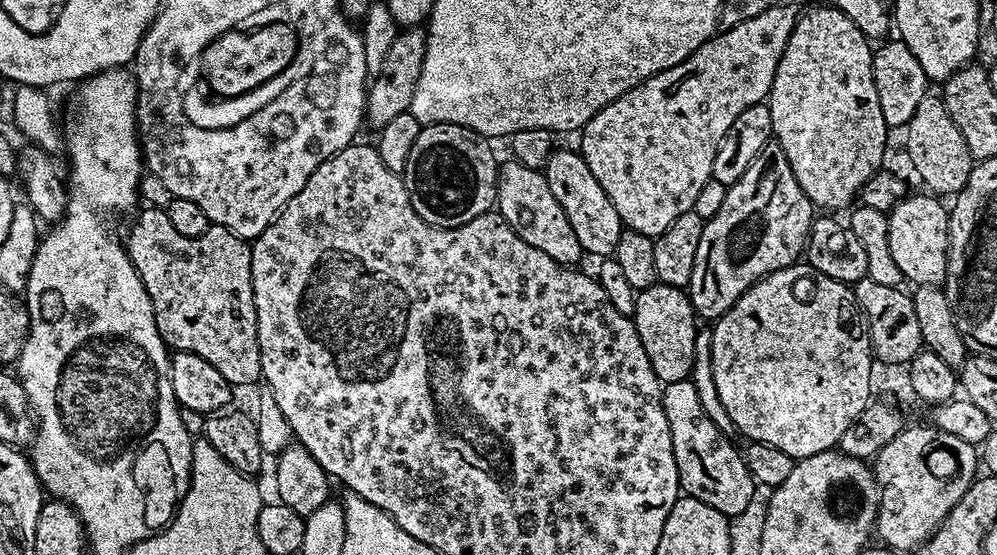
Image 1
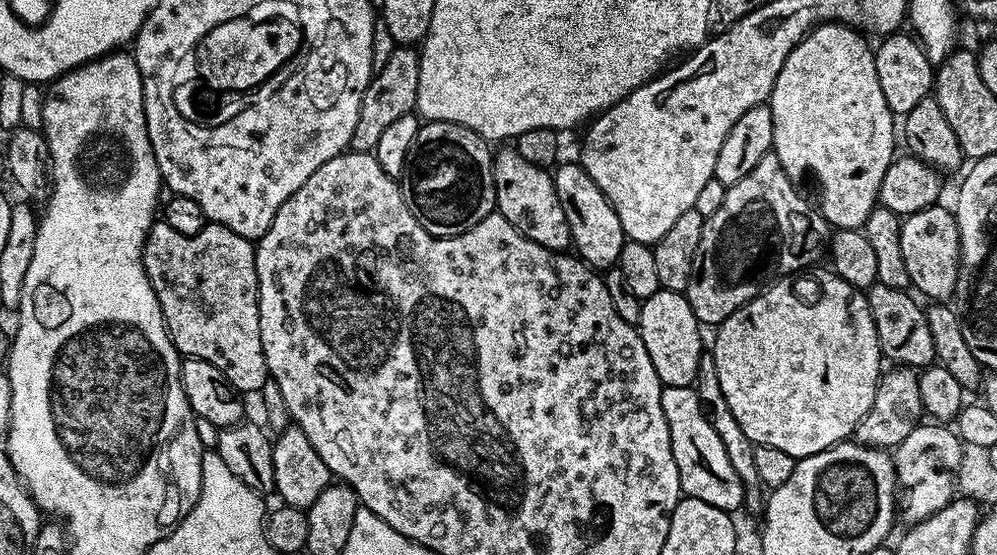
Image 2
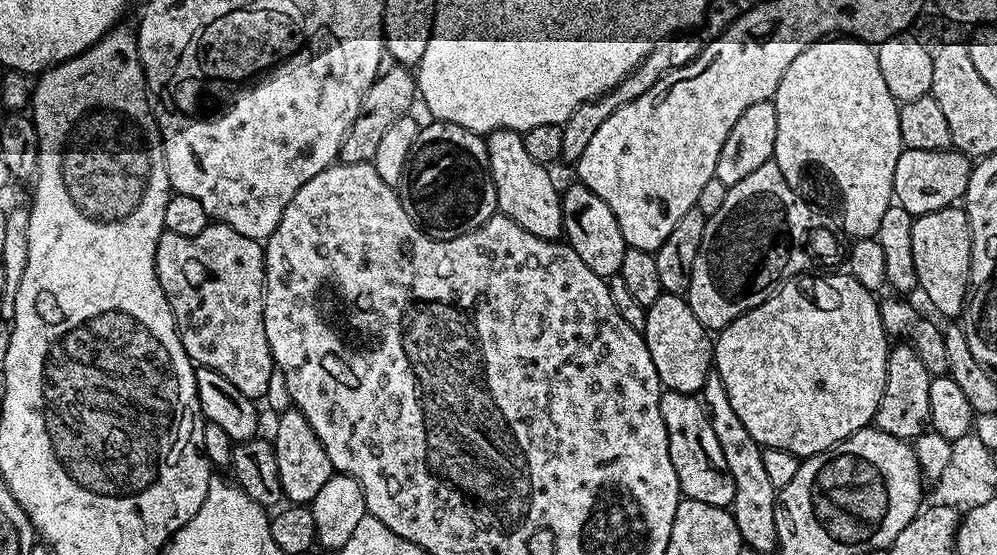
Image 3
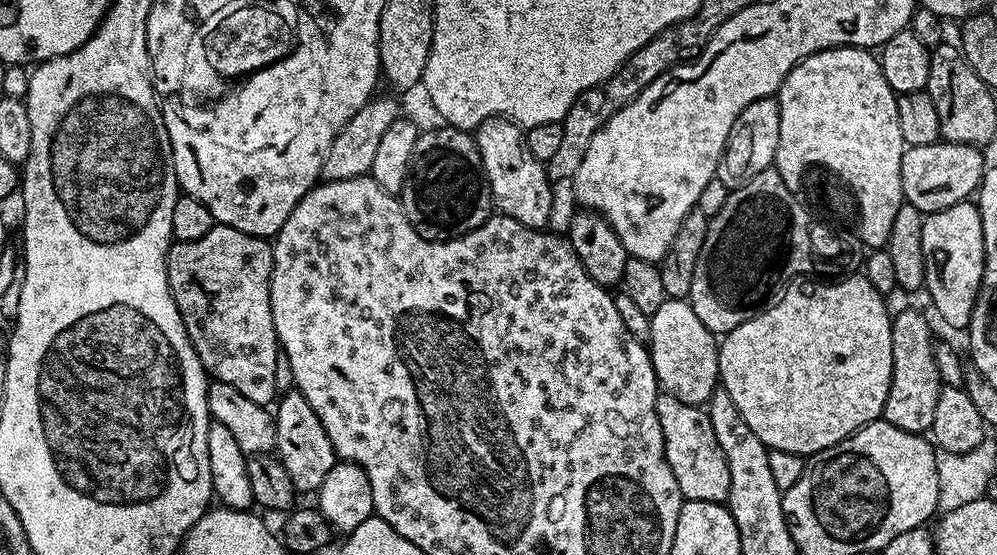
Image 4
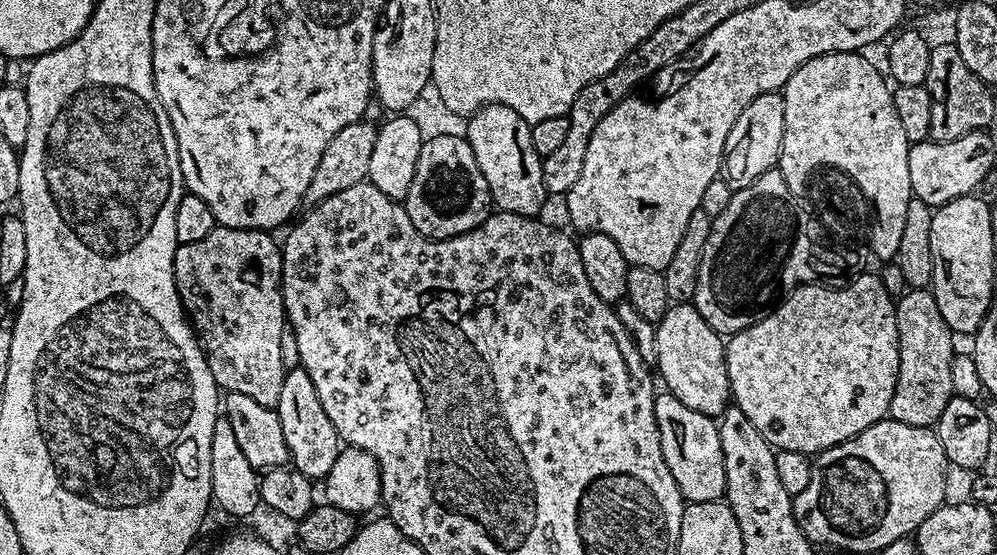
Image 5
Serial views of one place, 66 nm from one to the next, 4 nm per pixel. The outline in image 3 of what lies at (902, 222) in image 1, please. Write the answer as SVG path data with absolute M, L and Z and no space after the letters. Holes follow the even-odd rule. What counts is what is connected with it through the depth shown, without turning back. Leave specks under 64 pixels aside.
M949 206L934 210L930 214L915 217L912 222L912 249L914 250L914 270L918 274L918 288L924 296L948 318L956 318L963 313L964 302L968 299L968 279L972 269L972 235L968 215L960 206Z

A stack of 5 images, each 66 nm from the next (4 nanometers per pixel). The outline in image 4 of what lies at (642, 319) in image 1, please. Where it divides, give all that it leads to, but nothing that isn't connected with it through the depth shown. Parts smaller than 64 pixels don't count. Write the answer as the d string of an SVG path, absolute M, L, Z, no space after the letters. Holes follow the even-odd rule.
M669 298L658 306L658 310L654 310L650 318L650 338L646 344L656 371L657 385L682 402L707 405L720 384L720 349L717 337L702 326L702 318L694 314L687 299Z

